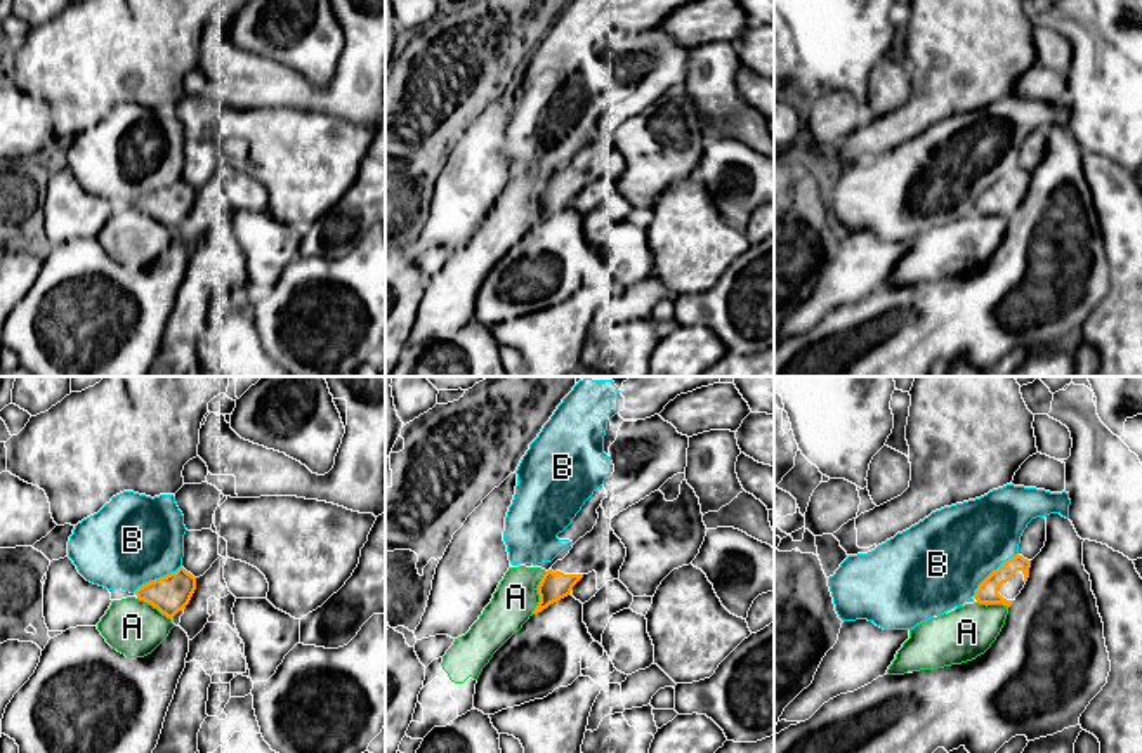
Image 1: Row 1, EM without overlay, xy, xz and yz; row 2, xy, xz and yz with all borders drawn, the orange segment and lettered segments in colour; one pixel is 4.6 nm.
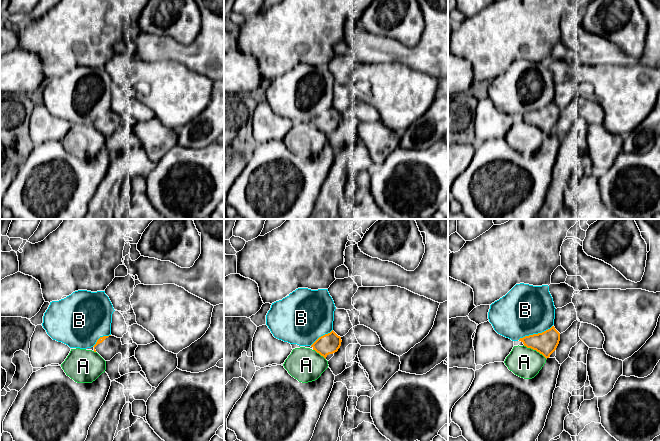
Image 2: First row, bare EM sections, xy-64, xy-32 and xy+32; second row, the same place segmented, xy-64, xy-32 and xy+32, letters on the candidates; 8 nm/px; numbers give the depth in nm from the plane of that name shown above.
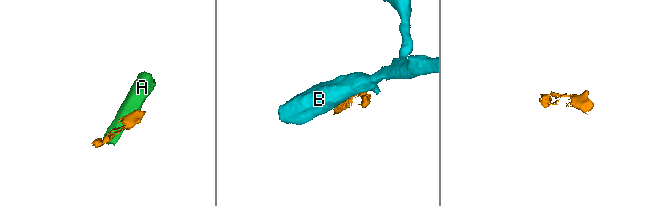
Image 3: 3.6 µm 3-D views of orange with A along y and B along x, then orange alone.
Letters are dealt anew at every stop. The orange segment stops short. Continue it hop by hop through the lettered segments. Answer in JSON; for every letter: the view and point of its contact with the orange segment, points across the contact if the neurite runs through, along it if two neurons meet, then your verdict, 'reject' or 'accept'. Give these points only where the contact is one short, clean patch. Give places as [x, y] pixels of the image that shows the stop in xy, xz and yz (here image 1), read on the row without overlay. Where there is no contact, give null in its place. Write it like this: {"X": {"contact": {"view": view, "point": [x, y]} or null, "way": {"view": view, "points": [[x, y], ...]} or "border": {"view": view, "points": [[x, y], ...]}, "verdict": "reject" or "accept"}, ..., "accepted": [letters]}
{"A": {"contact": {"view": "xz", "point": [538, 203]}, "border": {"view": "xz", "points": [[545, 183], [537, 200], [538, 216], [531, 224]]}, "verdict": "reject"}, "B": {"contact": {"view": "yz", "point": [993, 183]}, "verdict": "reject"}, "accepted": []}

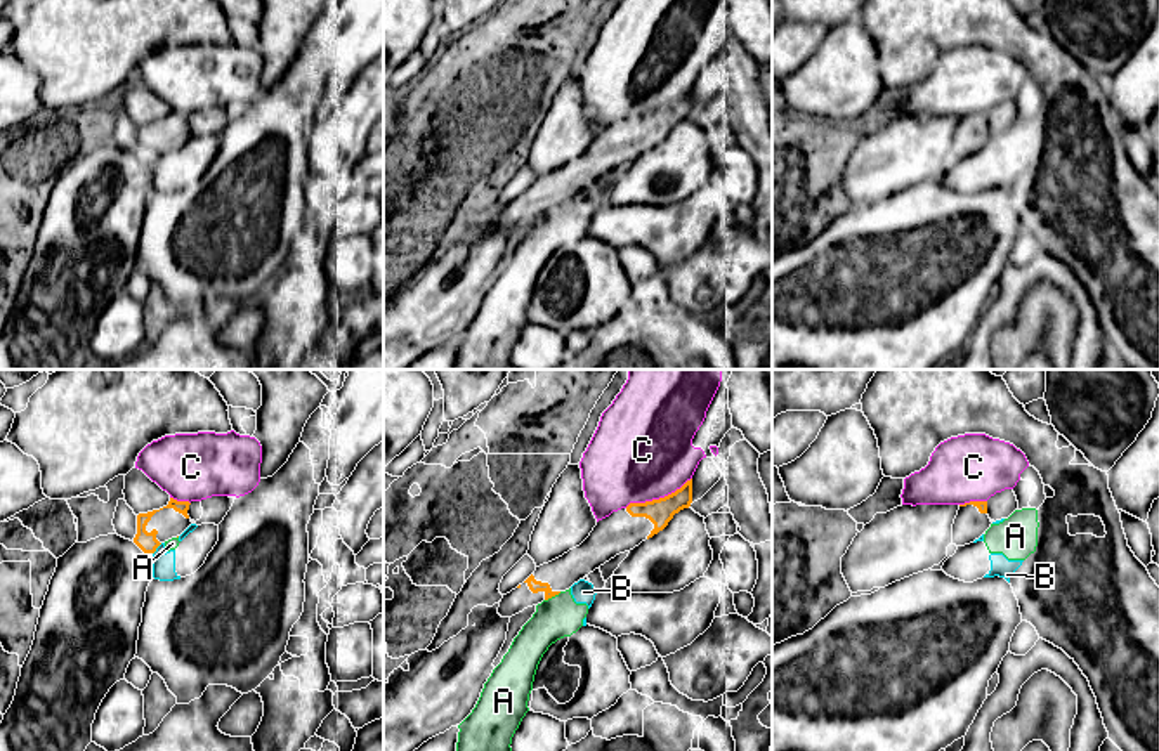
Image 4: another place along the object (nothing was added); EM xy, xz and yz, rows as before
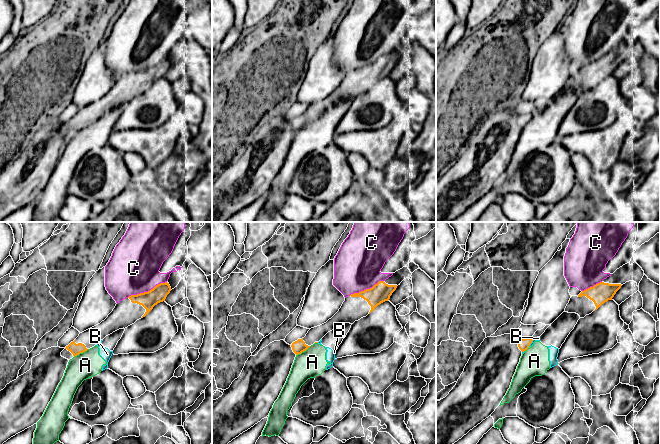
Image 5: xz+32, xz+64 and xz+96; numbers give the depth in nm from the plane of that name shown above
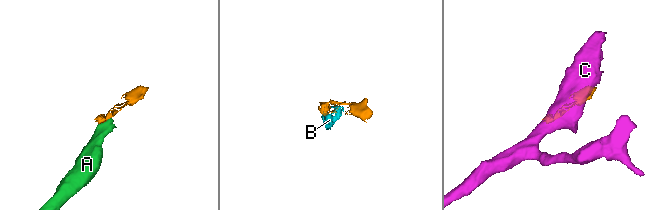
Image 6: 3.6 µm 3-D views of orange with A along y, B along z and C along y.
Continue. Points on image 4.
{"A": {"contact": {"view": "xz", "point": [552, 207]}, "border": {"view": "xz", "points": [[561, 203], [545, 212]]}, "verdict": "reject"}, "B": {"contact": {"view": "xy", "point": [157, 158]}, "border": {"view": "xy", "points": [[162, 155], [151, 165]]}, "verdict": "reject"}, "C": {"contact": {"view": "xz", "point": [660, 110]}, "verdict": "reject"}, "accepted": []}

